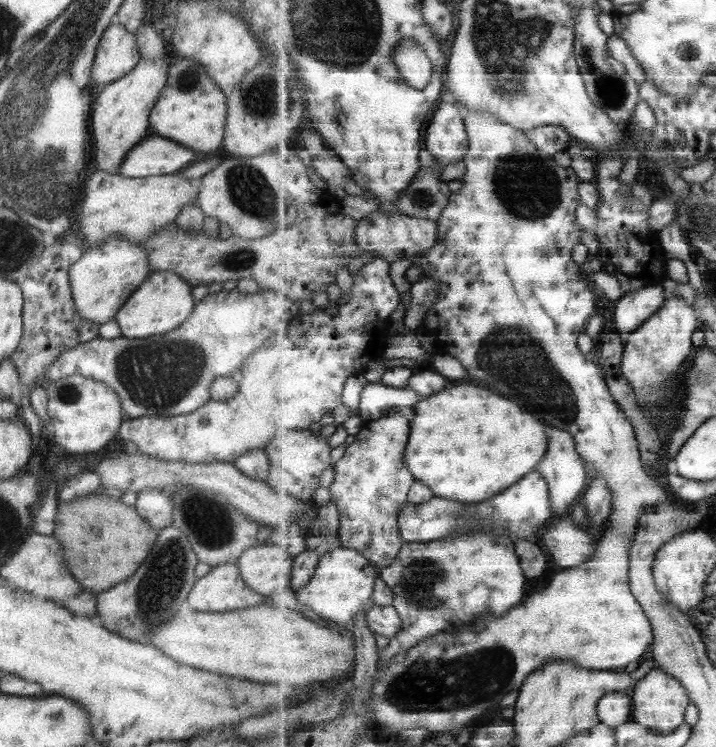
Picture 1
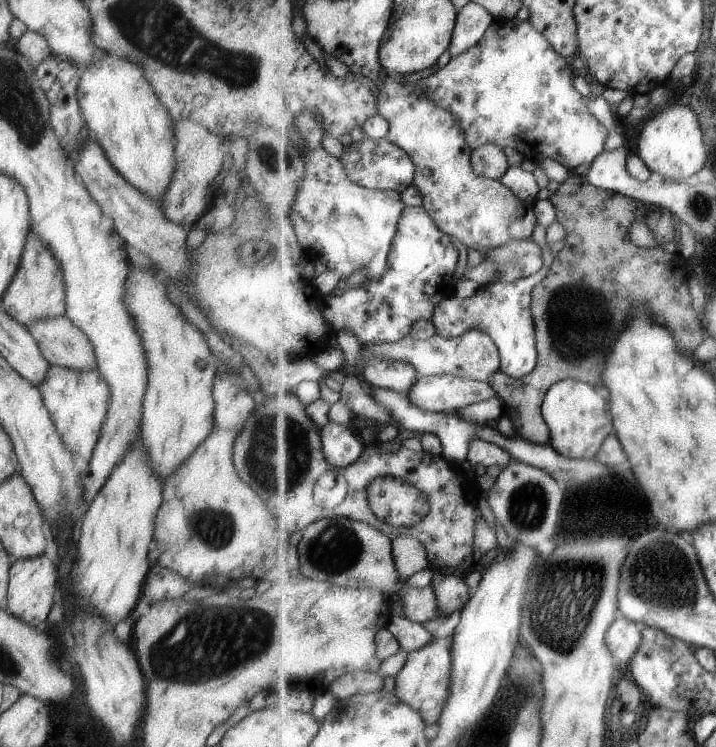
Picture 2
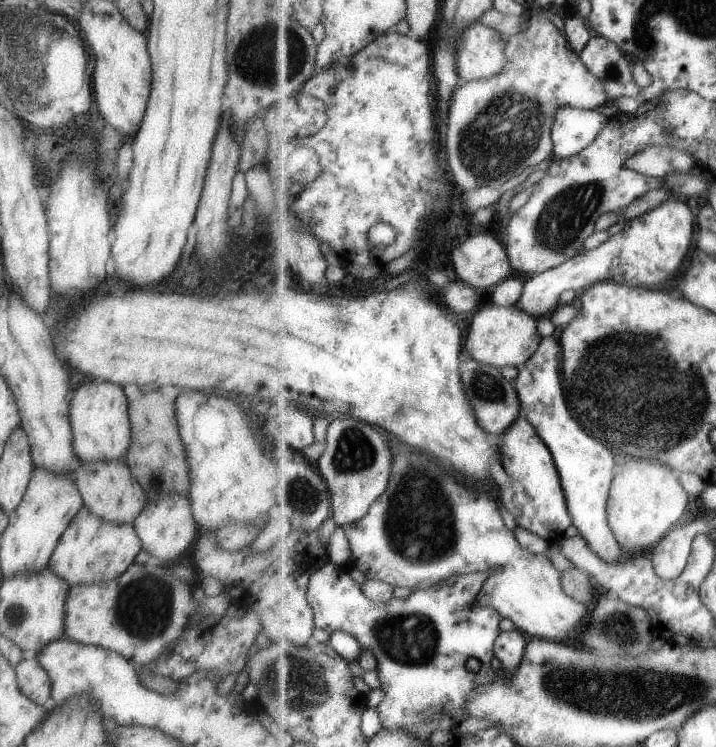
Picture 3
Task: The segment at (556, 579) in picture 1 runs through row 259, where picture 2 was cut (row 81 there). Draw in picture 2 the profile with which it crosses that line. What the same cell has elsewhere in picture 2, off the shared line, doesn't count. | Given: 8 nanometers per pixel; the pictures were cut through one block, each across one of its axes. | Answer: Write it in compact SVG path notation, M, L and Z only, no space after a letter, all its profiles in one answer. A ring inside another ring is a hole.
M508 18L493 20L479 44L457 56L452 57L440 70L418 83L424 85L429 98L441 108L453 112L465 130L469 146L475 150L484 144L497 144L501 148L511 147L523 158L536 166L534 172L541 189L549 186L549 175L540 163L549 158L561 162L568 169L589 166L603 151L609 138L609 130L603 119L596 117L589 108L590 102L573 86L573 72L581 67L563 58L553 48L550 40L539 31L530 20L521 22Z

